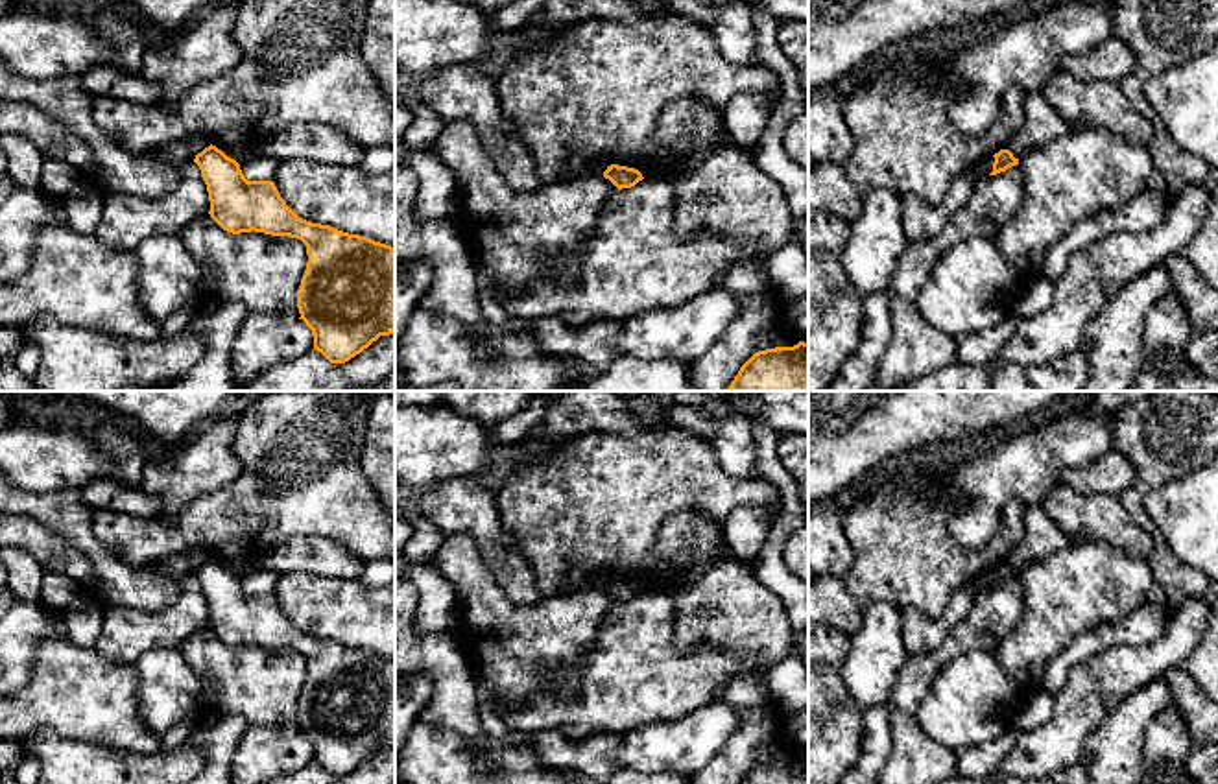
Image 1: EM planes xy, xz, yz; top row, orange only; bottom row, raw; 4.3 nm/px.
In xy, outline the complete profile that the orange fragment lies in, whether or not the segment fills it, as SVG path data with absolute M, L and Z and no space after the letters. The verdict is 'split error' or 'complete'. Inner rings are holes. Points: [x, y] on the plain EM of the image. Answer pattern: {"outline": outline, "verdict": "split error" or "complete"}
{"outline": "M212 557L194 576L207 598L209 627L223 644L290 649L306 659L308 675L297 703L299 732L312 743L314 762L330 777L345 777L380 749L395 747L395 660L299 631L273 594L247 594L240 577Z", "verdict": "complete"}

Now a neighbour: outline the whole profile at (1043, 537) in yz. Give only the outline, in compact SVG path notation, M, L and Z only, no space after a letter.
M1043 505L1026 507L1024 526L1024 537L1011 550L1008 559L1008 563L1019 574L1033 561L1078 546L1078 542L1046 515Z

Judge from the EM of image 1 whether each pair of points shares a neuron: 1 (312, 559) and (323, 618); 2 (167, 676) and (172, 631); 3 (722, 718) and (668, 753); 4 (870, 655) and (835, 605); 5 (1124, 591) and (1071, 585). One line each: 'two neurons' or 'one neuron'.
1: two neurons
2: two neurons
3: one neuron
4: two neurons
5: one neuron

